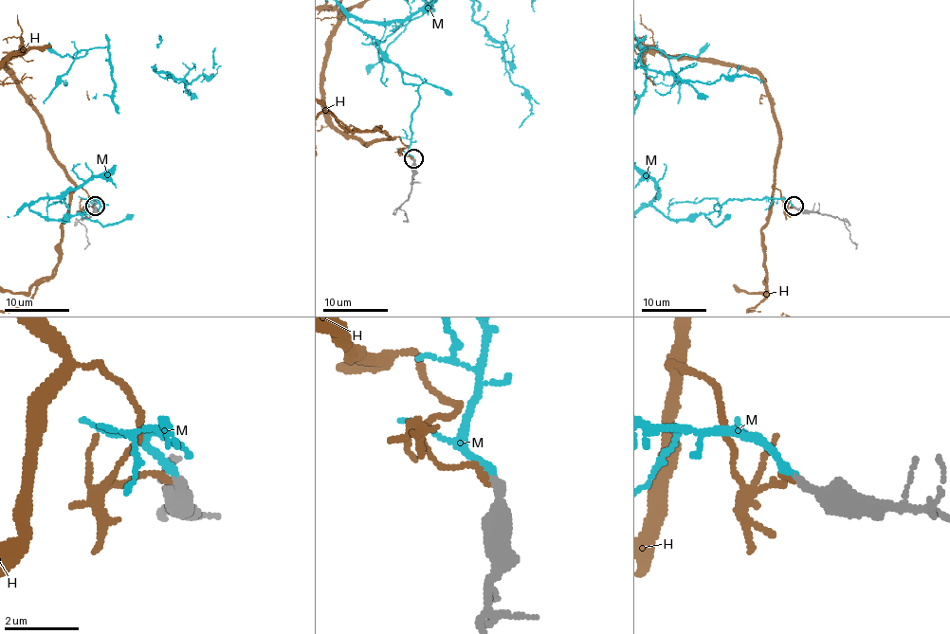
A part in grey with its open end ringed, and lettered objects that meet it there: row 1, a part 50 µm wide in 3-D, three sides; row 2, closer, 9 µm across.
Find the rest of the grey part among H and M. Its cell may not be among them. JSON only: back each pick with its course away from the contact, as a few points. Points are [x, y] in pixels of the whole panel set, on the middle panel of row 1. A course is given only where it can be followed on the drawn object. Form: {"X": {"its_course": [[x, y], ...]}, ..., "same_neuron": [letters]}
{"same_neuron": ["M"]}

